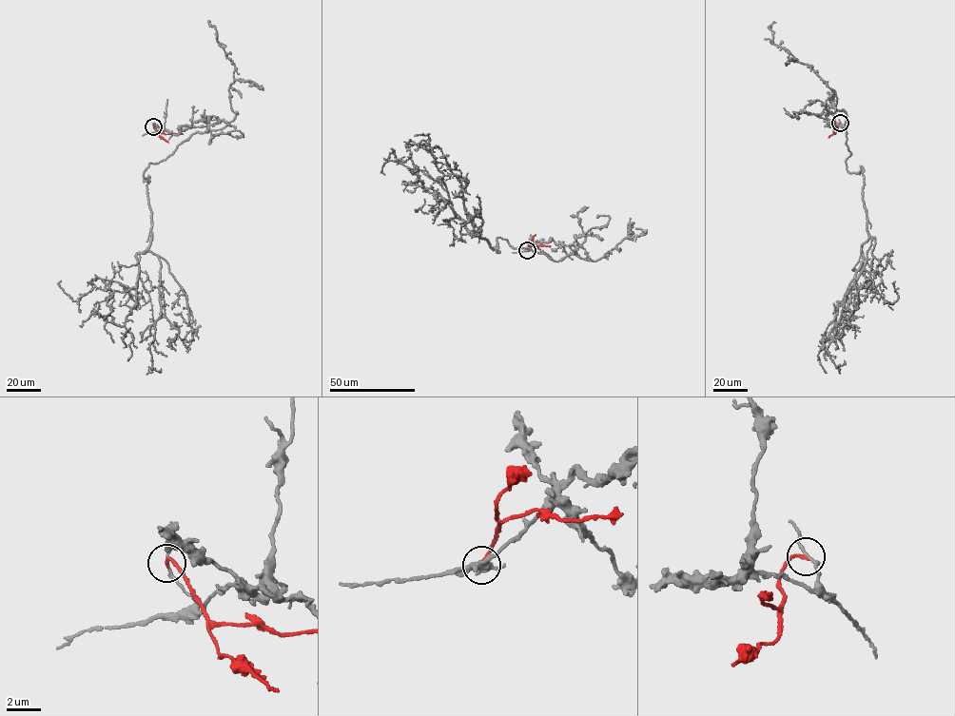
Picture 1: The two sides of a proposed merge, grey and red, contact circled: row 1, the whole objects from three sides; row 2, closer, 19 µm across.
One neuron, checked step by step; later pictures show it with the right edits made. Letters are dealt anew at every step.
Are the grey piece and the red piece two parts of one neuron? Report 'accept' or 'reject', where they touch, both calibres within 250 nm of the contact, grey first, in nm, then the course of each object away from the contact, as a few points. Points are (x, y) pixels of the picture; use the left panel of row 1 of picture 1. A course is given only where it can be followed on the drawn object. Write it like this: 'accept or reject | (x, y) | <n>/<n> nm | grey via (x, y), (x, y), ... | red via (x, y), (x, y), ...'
reject | (153, 126) | 140/190 nm | grey via (153, 126), (175, 135), (186, 125), (208, 129), (144, 174), (148, 250), (161, 266), (148, 366) | red via (153, 126), (160, 133), (183, 133)

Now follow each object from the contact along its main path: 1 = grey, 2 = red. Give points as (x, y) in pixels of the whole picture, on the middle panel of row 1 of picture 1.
1: (527, 250), (552, 239), (575, 249), (556, 261), (499, 237), (493, 250), (468, 231), (439, 147), (428, 152)
2: (527, 250), (534, 244), (550, 246)

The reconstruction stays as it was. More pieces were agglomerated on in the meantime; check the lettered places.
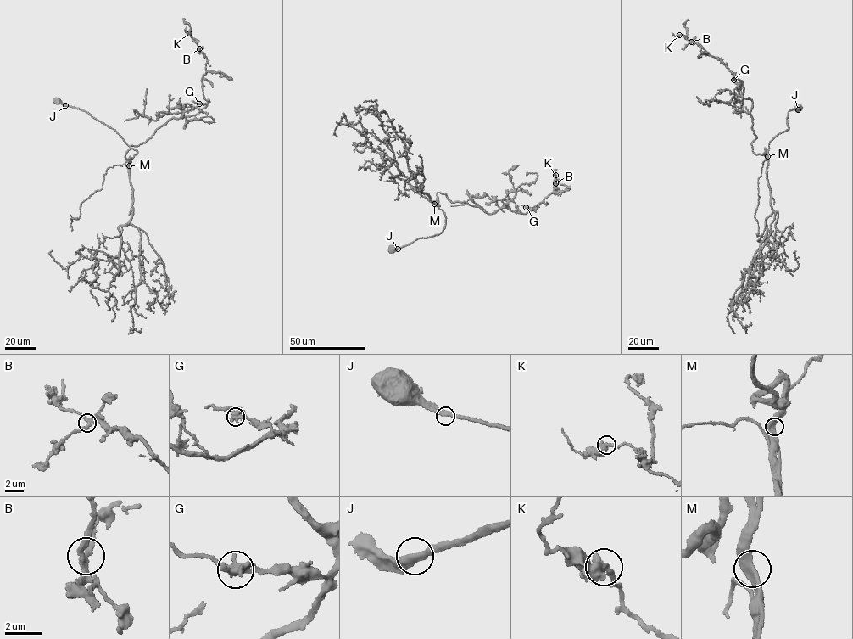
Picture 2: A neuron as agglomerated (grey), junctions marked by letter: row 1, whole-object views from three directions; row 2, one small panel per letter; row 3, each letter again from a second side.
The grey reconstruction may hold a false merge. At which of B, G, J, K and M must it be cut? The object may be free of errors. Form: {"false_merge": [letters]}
{"false_merge": []}

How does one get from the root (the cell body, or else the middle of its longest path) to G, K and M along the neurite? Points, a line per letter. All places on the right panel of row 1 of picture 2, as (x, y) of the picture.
G: (798, 107), (788, 114), (788, 129), (756, 154), (751, 101), (742, 95), (742, 82), (733, 80)
K: (798, 107), (788, 114), (788, 129), (756, 154), (752, 103), (742, 95), (742, 82), (717, 58), (679, 35)
M: (798, 107), (788, 114), (788, 129), (769, 143), (767, 156)

